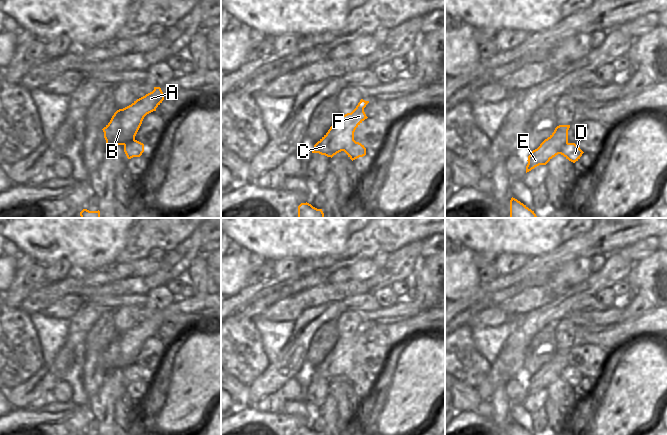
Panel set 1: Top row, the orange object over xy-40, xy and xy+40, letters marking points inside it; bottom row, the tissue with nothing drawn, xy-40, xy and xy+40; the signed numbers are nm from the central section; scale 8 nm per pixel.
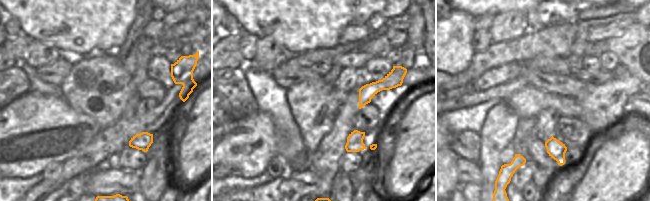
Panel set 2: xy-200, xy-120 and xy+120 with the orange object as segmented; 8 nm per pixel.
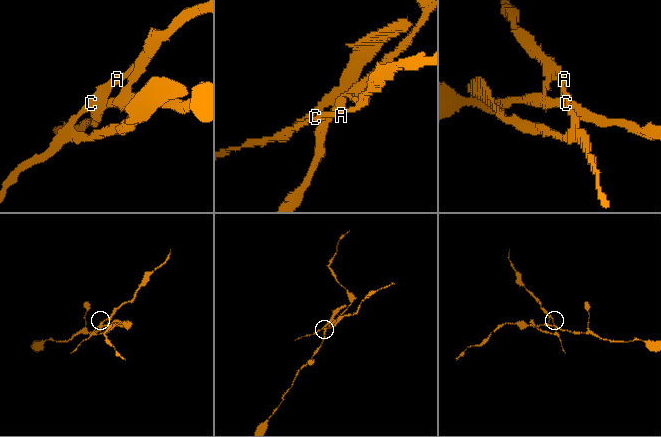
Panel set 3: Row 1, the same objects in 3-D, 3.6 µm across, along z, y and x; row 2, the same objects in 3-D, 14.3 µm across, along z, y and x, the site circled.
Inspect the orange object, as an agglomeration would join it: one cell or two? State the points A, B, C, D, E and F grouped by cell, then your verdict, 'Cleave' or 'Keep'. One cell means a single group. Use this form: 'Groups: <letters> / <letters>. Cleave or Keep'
Groups: A B C E F / D. Cleave.

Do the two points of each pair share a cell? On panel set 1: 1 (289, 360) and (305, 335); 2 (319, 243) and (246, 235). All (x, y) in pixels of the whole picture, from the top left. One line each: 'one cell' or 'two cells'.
1: one cell
2: one cell

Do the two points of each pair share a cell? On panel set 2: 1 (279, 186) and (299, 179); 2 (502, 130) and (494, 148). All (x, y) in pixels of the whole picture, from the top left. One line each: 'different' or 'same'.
1: same
2: same

